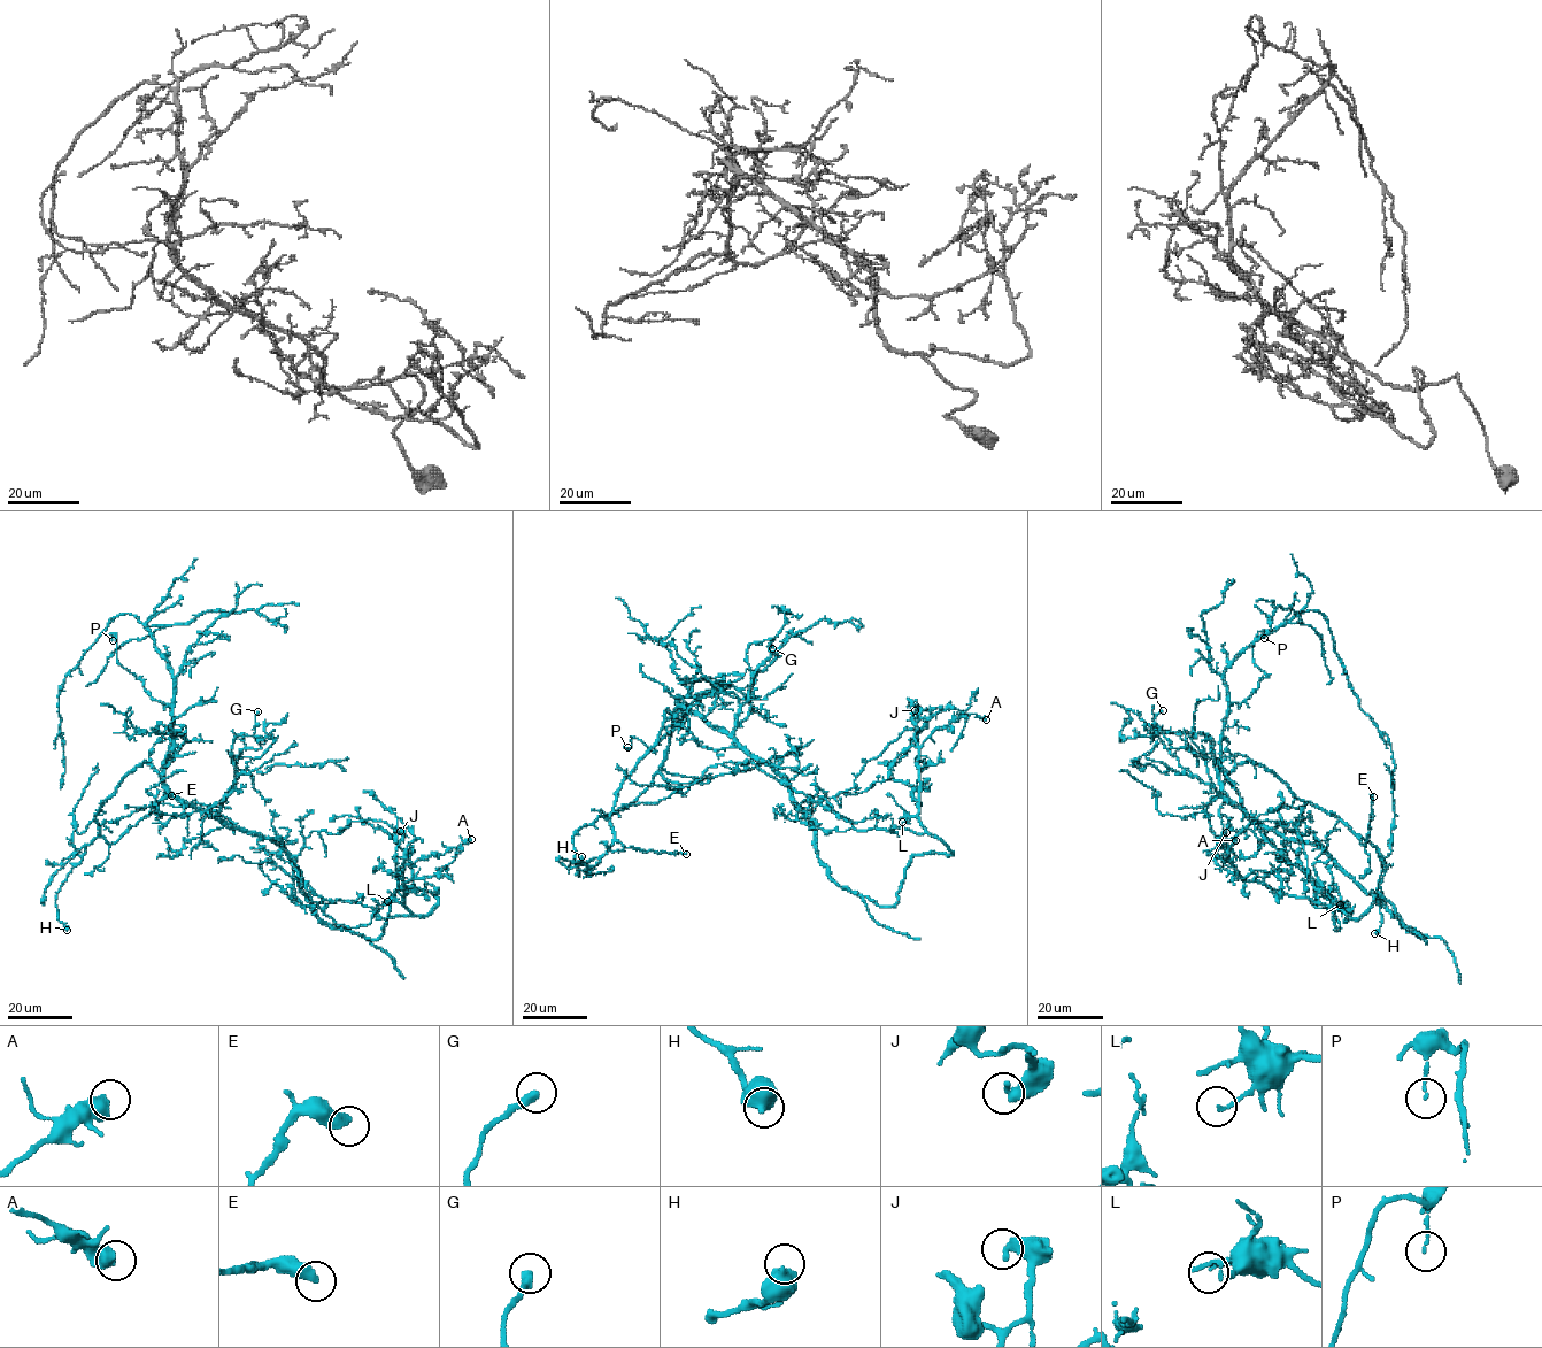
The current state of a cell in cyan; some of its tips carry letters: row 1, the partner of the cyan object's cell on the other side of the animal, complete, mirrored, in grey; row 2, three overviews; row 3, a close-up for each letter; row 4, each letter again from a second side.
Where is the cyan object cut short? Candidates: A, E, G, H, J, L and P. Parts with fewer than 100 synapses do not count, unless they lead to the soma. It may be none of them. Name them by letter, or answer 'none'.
none

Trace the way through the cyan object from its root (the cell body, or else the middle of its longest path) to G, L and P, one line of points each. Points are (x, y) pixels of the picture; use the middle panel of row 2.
G: (740, 746), (733, 733), (738, 709), (752, 694), (755, 676), (776, 657), (769, 649), (770, 640), (772, 648)
L: (740, 746), (762, 759), (808, 813), (810, 795), (856, 830), (925, 832), (915, 816), (902, 822)
P: (740, 746), (678, 705), (686, 706), (686, 719), (664, 736), (655, 752), (632, 736), (632, 746), (627, 747)

